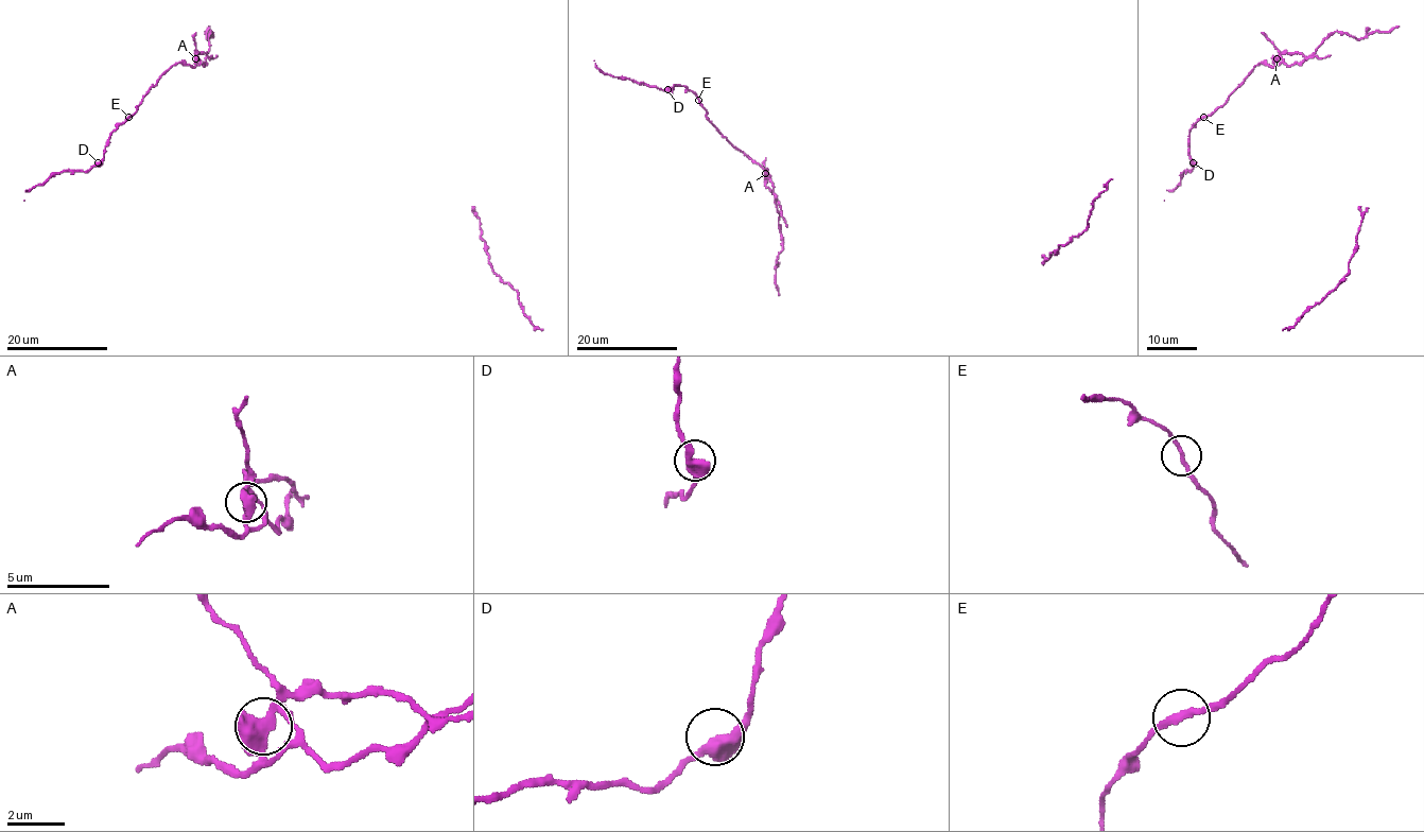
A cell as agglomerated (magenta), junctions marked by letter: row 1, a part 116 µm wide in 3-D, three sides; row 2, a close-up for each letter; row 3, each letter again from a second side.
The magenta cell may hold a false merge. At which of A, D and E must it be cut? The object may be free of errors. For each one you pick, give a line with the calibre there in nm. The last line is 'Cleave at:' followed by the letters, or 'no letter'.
A: 400 nm thick
Cleave at: A

